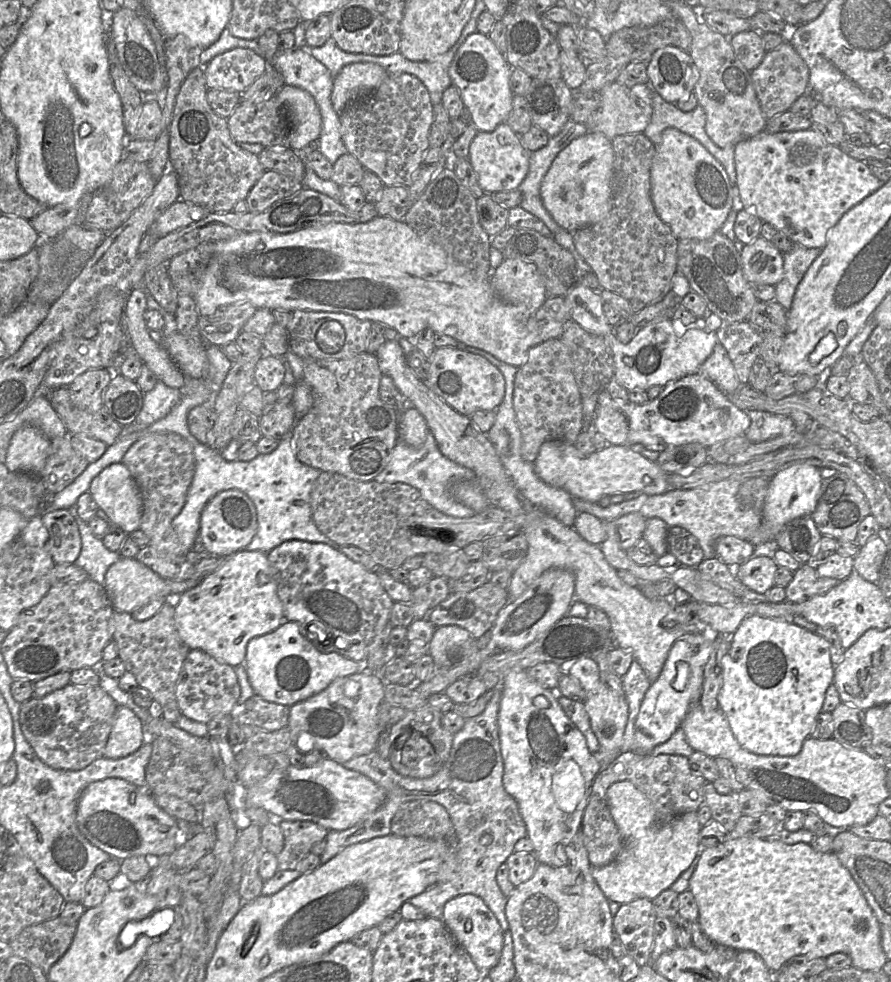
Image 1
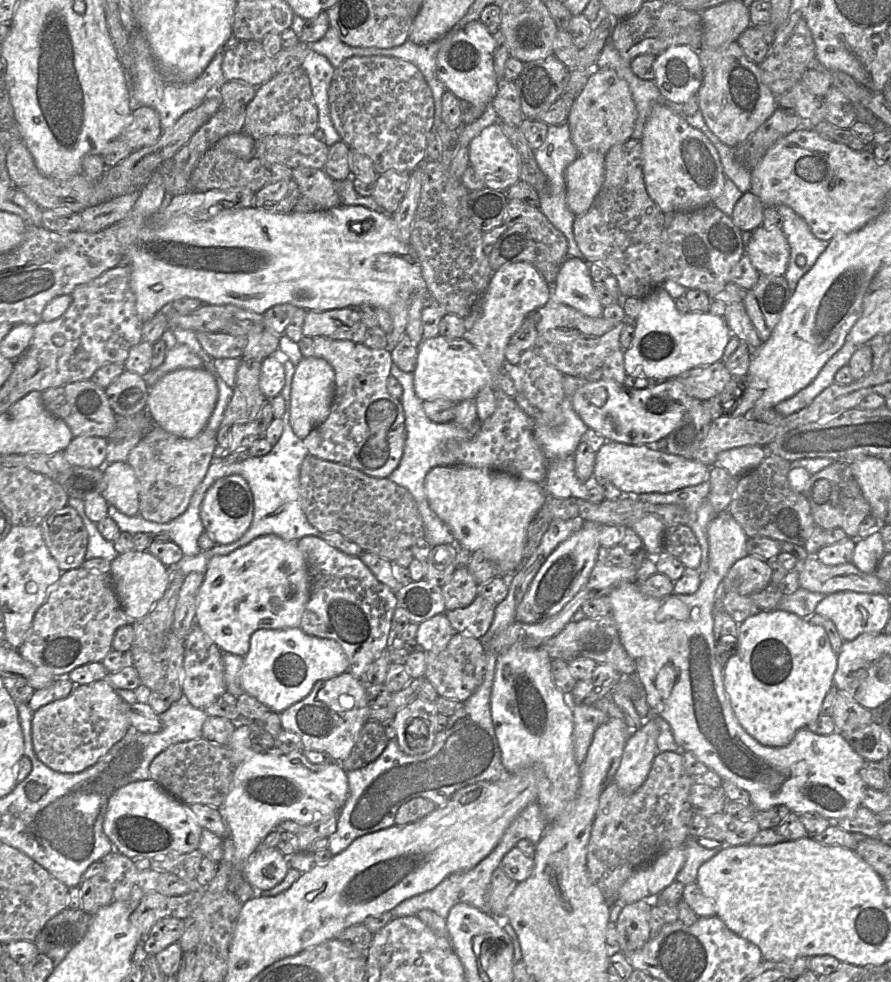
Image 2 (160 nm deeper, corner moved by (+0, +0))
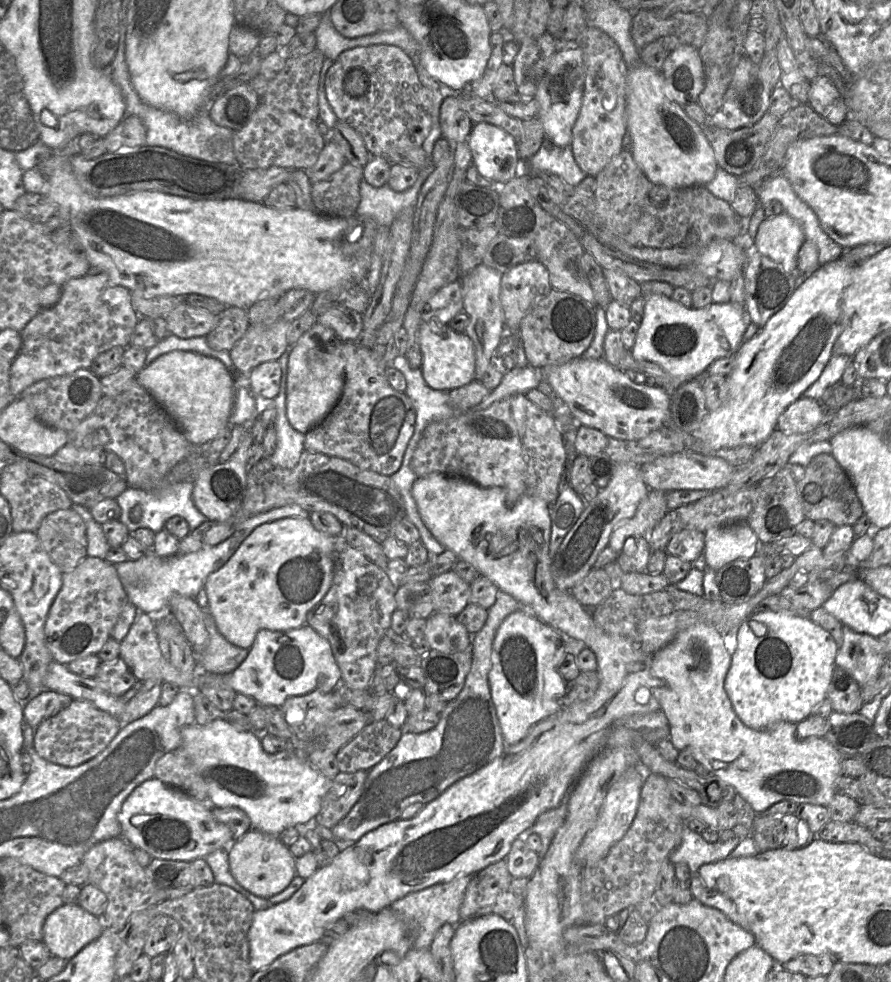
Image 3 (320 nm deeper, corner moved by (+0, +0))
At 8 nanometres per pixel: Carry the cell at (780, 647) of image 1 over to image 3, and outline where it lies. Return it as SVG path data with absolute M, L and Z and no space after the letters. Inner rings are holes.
M755 612L746 621L744 621L735 631L735 650L732 654L730 668L727 672L724 681L724 690L732 704L733 710L738 718L749 728L755 730L767 729L779 722L799 723L810 716L812 710L817 707L826 697L828 688L831 682L833 669L835 667L835 659L839 646L832 637L832 635L822 628L820 625L814 623L808 616L799 615L796 613L784 612ZM752 622L760 622L766 625L767 632L763 636L757 636L751 628Z

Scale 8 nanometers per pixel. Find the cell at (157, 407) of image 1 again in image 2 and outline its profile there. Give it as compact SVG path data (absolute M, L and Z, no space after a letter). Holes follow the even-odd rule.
M177 343L167 350L163 363L156 369L149 370L143 377L148 388L151 388L166 374L181 368L203 368L203 361L187 345Z

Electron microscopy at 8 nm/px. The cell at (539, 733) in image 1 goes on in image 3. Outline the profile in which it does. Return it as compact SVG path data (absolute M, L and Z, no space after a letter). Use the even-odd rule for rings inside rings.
M523 608L508 615L499 626L492 646L489 686L506 746L515 745L523 740L534 725L563 707L562 697L565 694L567 681L559 673L559 666L566 654L565 638L560 632Z

